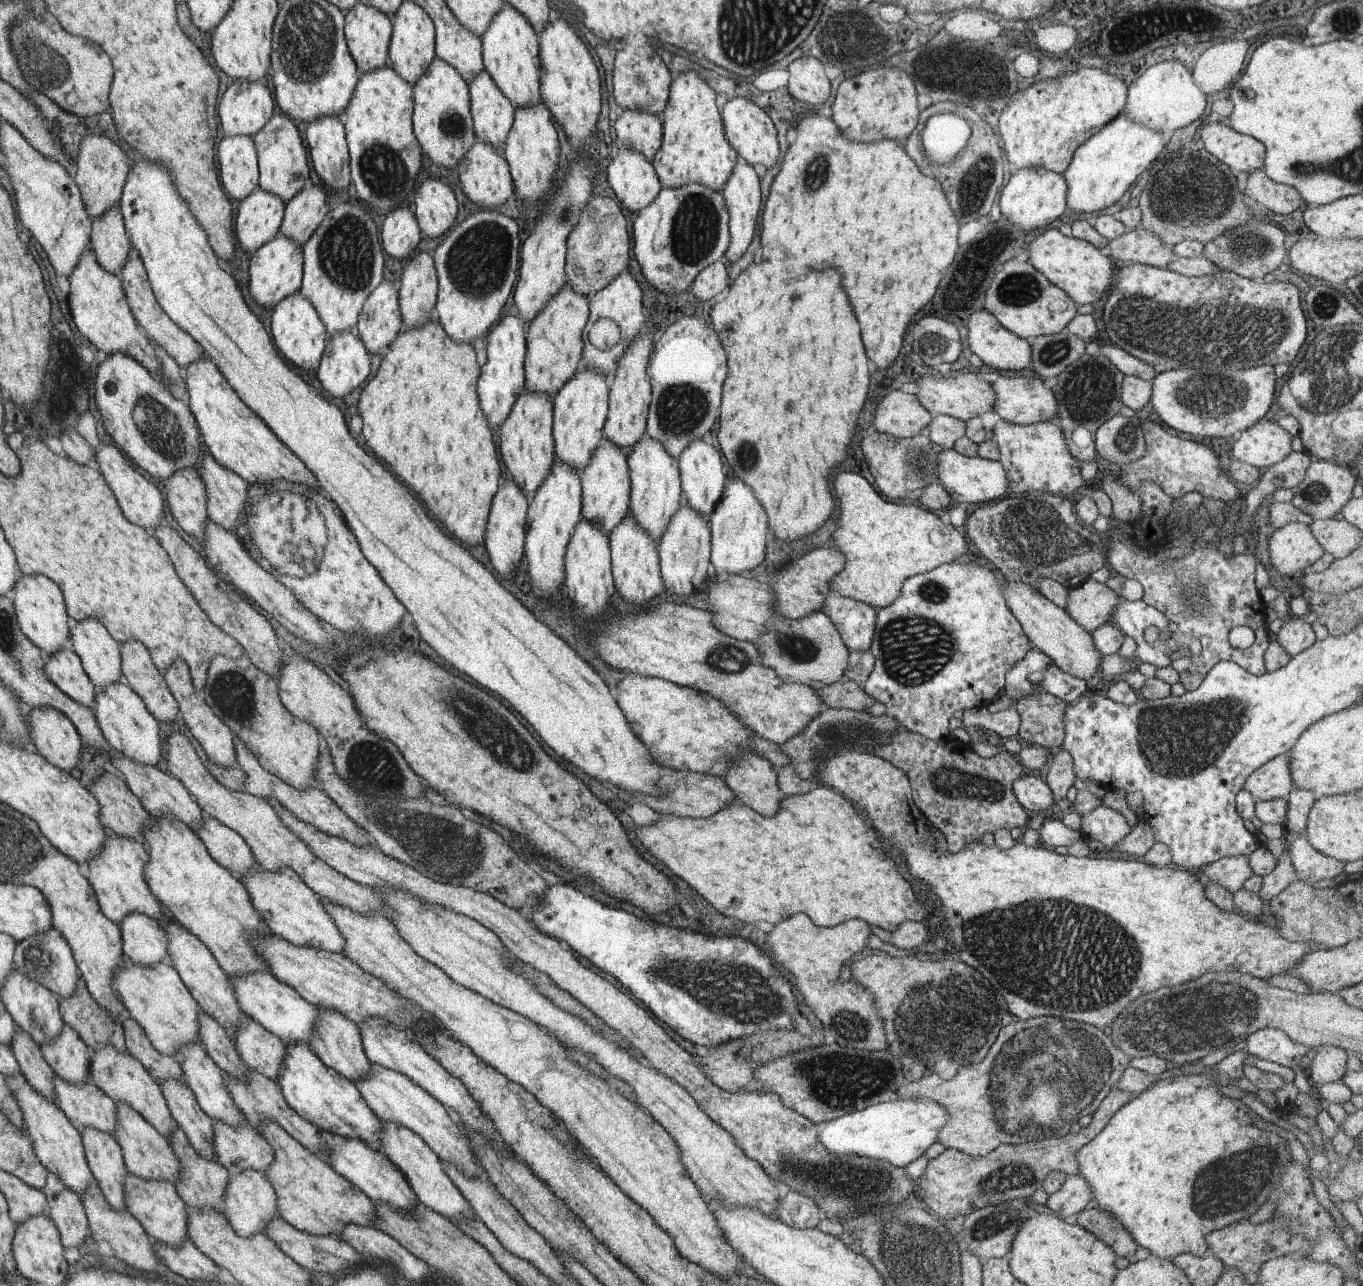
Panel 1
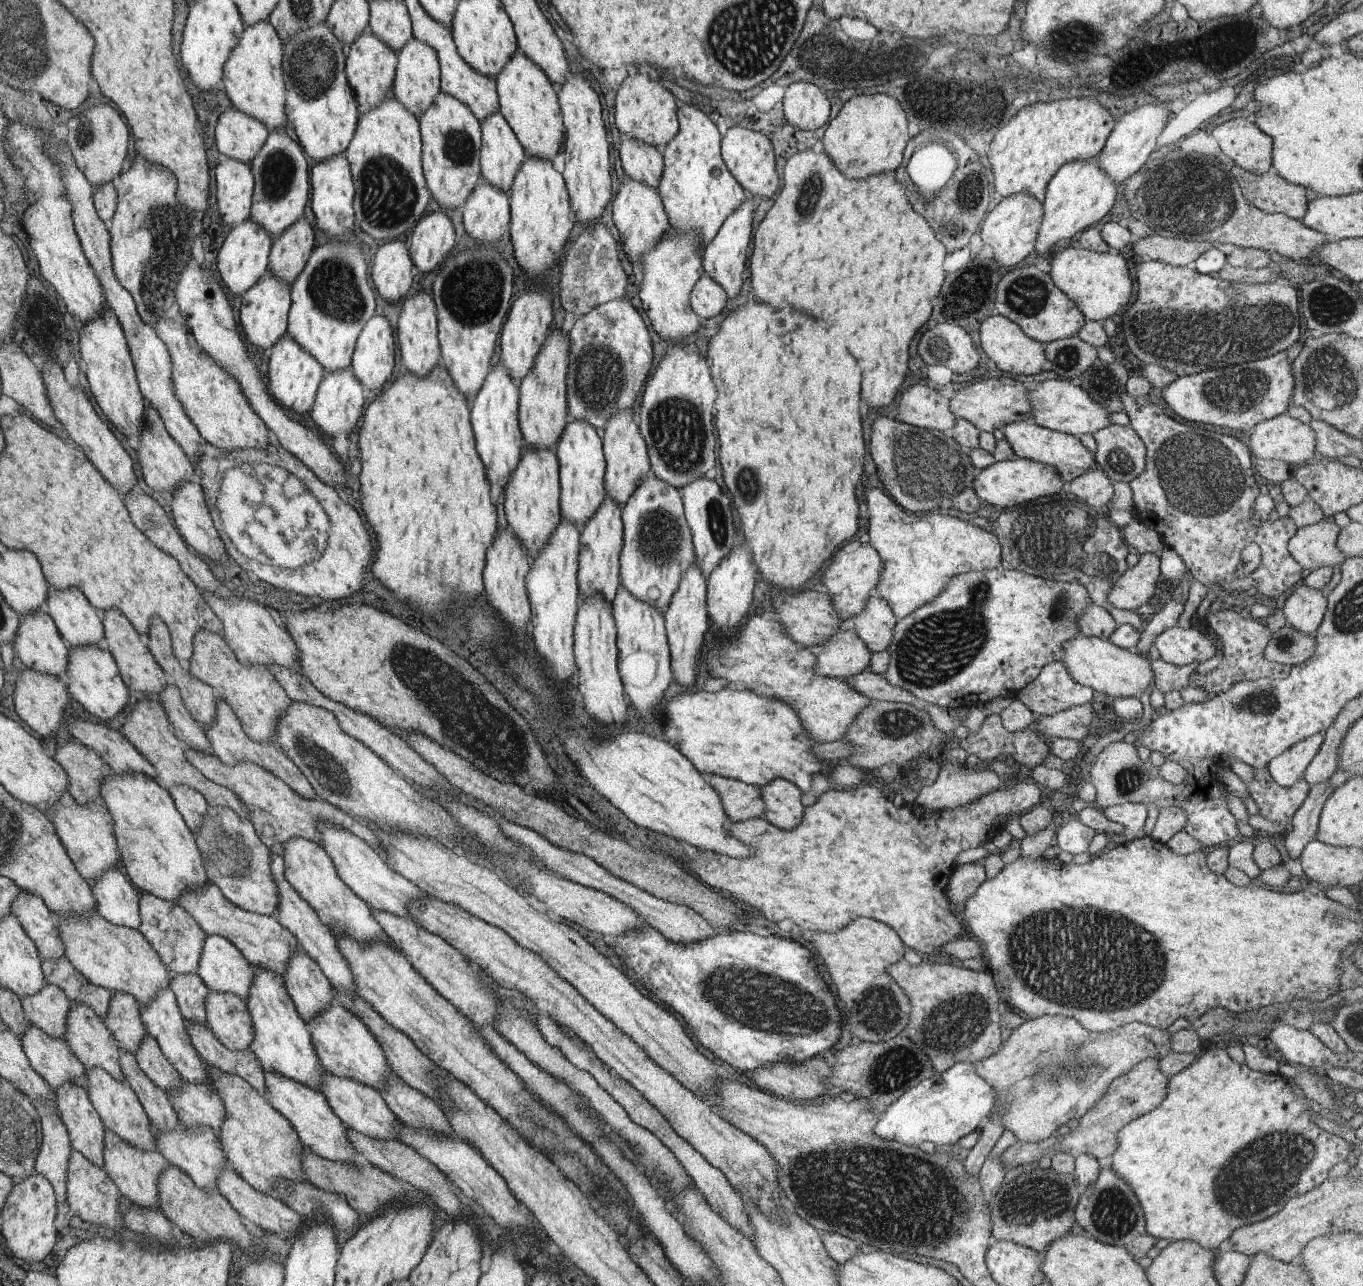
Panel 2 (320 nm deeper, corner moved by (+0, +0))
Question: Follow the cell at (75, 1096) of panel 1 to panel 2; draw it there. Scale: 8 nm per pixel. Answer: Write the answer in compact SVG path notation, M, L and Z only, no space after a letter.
M27 1022L21 1043L30 1067L52 1090L67 1081L85 1088L85 1065L70 1051L63 1038L47 1036Z

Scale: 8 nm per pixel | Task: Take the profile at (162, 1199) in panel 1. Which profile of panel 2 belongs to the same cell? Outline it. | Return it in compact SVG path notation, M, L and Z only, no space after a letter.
M105 1128L101 1167L117 1185L122 1196L128 1198L133 1204L143 1208L158 1206L157 1182L161 1172L167 1166L169 1166L168 1162L157 1149L138 1149Z

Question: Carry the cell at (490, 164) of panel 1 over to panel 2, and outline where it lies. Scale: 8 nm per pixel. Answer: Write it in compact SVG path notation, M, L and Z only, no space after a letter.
M480 182L463 203L462 223L465 232L478 244L493 244L507 232L510 206L502 190Z

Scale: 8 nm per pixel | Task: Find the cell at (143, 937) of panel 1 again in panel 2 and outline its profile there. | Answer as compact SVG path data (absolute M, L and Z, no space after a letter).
M119 866L101 874L90 883L96 900L95 910L107 922L136 931L140 925L139 902L135 888L125 880Z

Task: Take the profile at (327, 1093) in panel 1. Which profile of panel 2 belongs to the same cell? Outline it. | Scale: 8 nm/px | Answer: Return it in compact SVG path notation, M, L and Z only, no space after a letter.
M263 967L251 968L255 976L245 1003L253 1024L254 1040L248 1049L257 1057L265 1072L273 1071L308 1087L318 1088L318 1084L323 1082L325 1069L314 1051L307 1022L299 1016L294 1001L286 991L285 981L278 972Z

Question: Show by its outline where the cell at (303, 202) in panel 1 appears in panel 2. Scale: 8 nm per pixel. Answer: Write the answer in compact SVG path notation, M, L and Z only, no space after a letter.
M305 219L295 221L287 227L270 248L269 270L275 277L292 285L306 266L313 248L313 230Z

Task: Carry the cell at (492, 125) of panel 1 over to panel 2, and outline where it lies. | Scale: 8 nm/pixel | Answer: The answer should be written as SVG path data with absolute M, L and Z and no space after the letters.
M497 110L482 124L482 175L485 182L508 192L514 176L527 158L510 125Z

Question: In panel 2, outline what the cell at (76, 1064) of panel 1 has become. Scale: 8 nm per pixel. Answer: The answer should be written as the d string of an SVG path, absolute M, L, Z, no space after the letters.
M44 980L43 988L31 996L22 996L20 1003L27 1022L40 1028L47 1036L65 1036L65 1026L71 1004L66 993Z

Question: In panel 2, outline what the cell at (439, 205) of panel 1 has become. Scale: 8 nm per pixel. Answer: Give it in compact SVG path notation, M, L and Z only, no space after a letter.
M440 211L423 216L406 238L410 259L427 280L444 262L453 242L451 222Z

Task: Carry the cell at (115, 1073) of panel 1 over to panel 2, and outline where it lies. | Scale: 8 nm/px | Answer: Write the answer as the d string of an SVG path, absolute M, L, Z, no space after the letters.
M70 1002L69 1014L66 1020L65 1036L63 1039L70 1047L70 1051L85 1065L85 1069L99 1067L110 1073L115 1080L124 1081L123 1072L118 1063L120 1052L114 1035L101 1022L101 1018L94 1009L86 1004Z

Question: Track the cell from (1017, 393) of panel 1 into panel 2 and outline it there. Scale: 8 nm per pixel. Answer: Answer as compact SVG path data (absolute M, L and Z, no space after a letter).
M1051 379L1041 382L1032 391L1026 390L1032 408L1032 418L1039 426L1059 431L1079 438L1081 434L1105 428L1109 422L1110 412L1070 379Z

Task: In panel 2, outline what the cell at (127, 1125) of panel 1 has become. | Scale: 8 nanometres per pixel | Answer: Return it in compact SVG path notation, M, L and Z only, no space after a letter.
M99 1067L85 1069L85 1076L85 1089L89 1094L90 1103L94 1105L95 1112L98 1113L105 1128L114 1132L118 1137L122 1137L129 1144L135 1145L138 1149L156 1149L149 1129L151 1125L149 1117L130 1085L127 1085L125 1081L115 1080L110 1073Z

